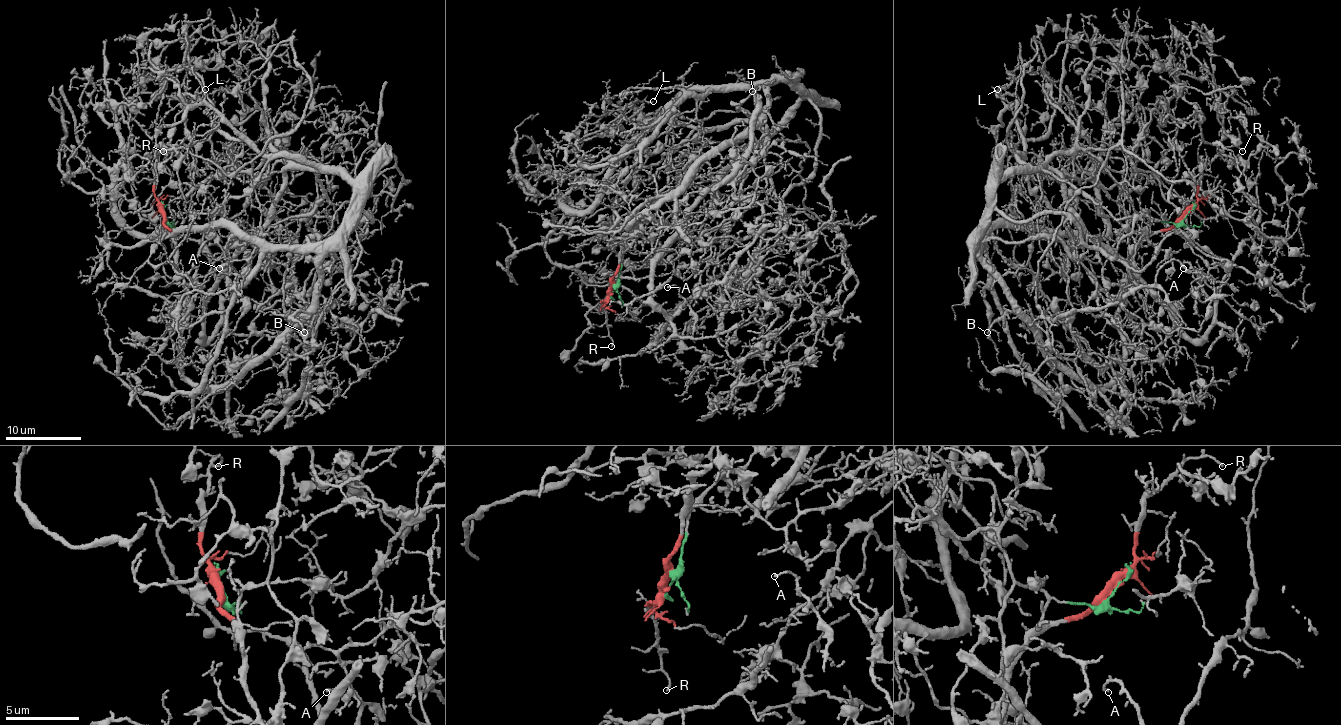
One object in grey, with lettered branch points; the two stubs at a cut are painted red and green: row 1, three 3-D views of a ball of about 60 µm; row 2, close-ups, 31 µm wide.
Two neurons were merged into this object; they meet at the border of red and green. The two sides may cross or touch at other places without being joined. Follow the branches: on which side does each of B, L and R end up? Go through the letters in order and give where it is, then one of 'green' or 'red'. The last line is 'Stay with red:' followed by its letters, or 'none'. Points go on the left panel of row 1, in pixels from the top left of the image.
B: at (304, 332); red
L: at (205, 89); green
R: at (163, 151); red
Stay with red: B, R

